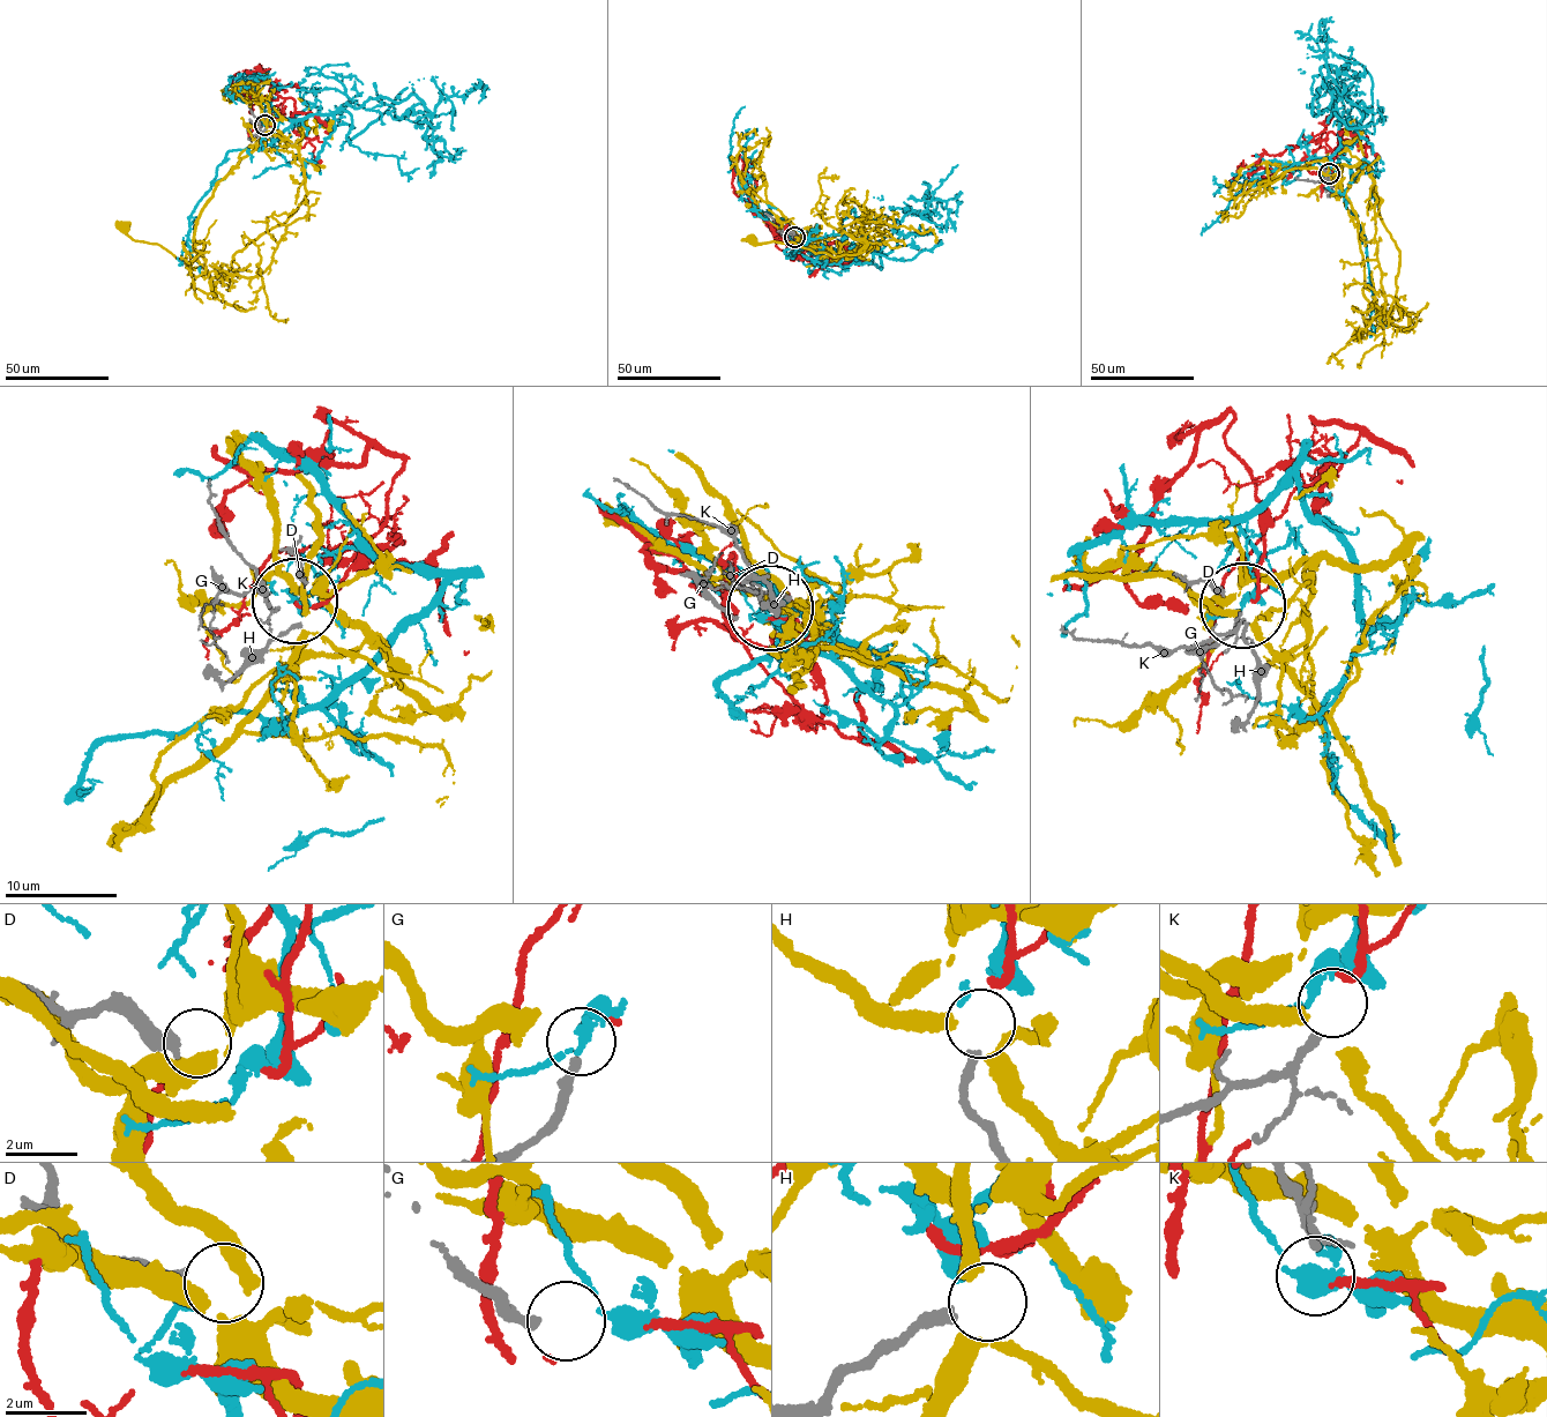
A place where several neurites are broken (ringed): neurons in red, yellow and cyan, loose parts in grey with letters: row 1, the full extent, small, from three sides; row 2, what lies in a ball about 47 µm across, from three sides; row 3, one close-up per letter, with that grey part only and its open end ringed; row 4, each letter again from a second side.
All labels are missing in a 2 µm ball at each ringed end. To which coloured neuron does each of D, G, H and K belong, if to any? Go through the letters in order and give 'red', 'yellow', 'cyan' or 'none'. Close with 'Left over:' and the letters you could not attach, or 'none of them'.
D: none
G: cyan
H: none
K: none
Left over: D, H, K

